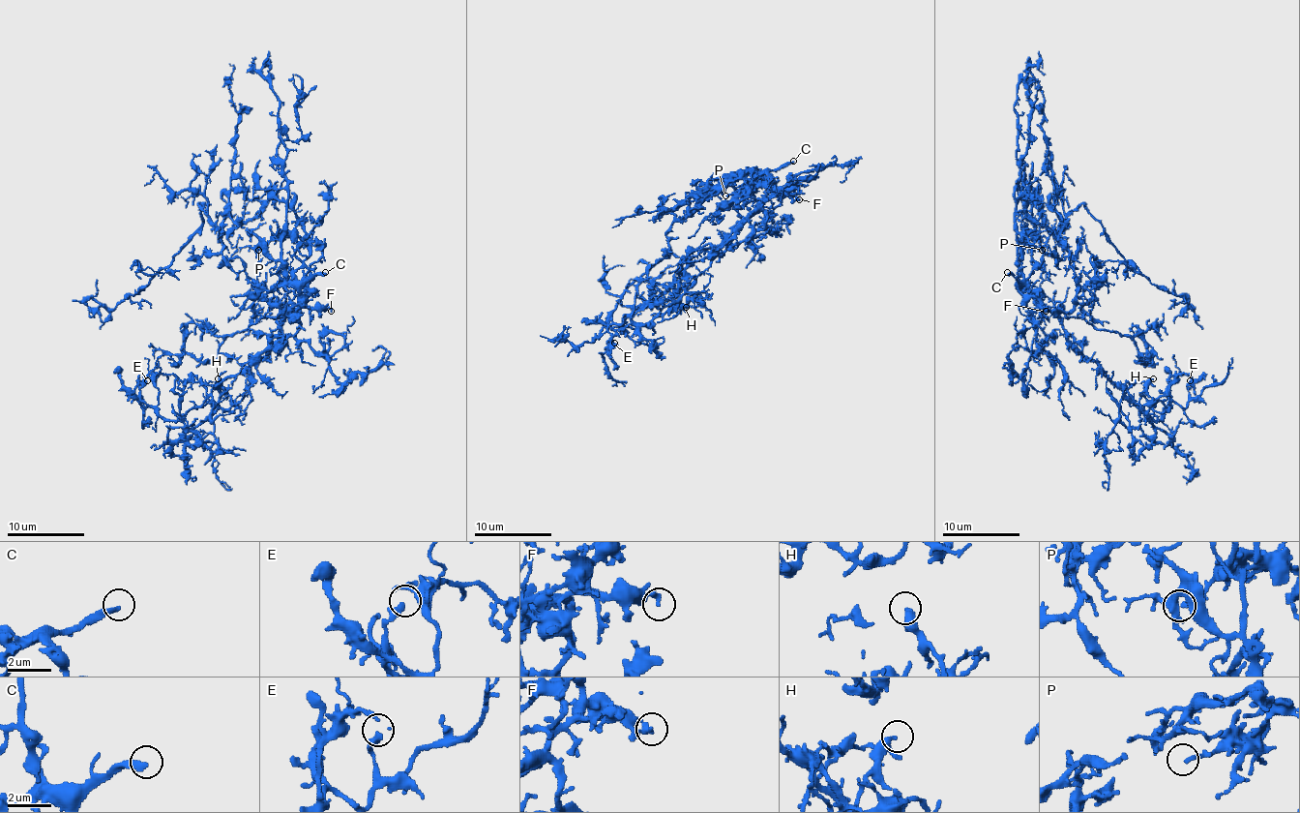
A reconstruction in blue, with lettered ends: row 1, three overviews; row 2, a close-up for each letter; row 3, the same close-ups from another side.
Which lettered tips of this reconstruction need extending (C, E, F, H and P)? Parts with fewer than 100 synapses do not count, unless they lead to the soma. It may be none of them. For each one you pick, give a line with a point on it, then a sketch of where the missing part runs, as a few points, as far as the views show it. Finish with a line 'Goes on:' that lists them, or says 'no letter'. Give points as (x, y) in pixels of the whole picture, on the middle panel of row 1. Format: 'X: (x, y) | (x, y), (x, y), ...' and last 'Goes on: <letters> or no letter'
C: (793, 161)
P: (725, 195) | (725, 195), (702, 201), (694, 210), (694, 222), (684, 235), (649, 249), (628, 276), (614, 280), (618, 289)
Goes on: C, P

